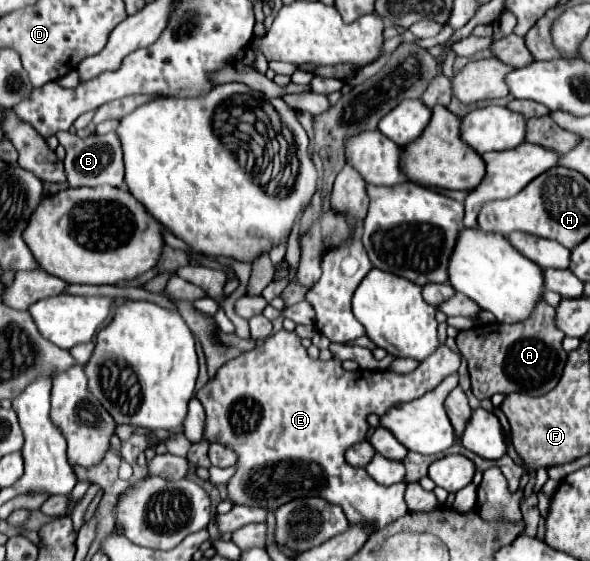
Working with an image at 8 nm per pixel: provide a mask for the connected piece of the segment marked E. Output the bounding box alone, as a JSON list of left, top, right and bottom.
[197,330,461,530]

